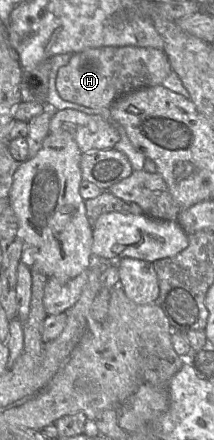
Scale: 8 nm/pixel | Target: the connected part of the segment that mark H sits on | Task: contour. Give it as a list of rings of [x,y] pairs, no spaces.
[[[138,46],[89,48],[72,54],[69,62],[58,70],[56,89],[60,97],[65,101],[88,108],[109,108],[114,101],[132,91],[161,85],[162,81],[171,72],[168,57],[160,49]]]

